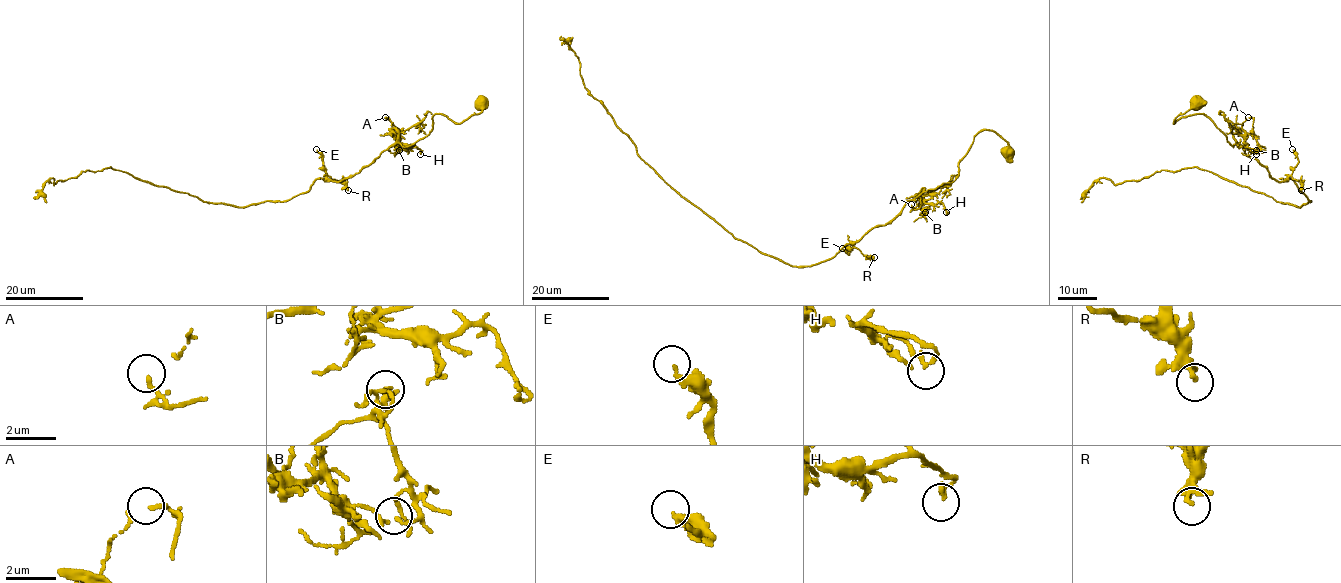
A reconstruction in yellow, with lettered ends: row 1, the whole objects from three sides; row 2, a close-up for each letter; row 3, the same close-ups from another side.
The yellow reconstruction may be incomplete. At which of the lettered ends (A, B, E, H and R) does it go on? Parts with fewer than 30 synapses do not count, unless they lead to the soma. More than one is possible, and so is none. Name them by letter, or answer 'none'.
none

